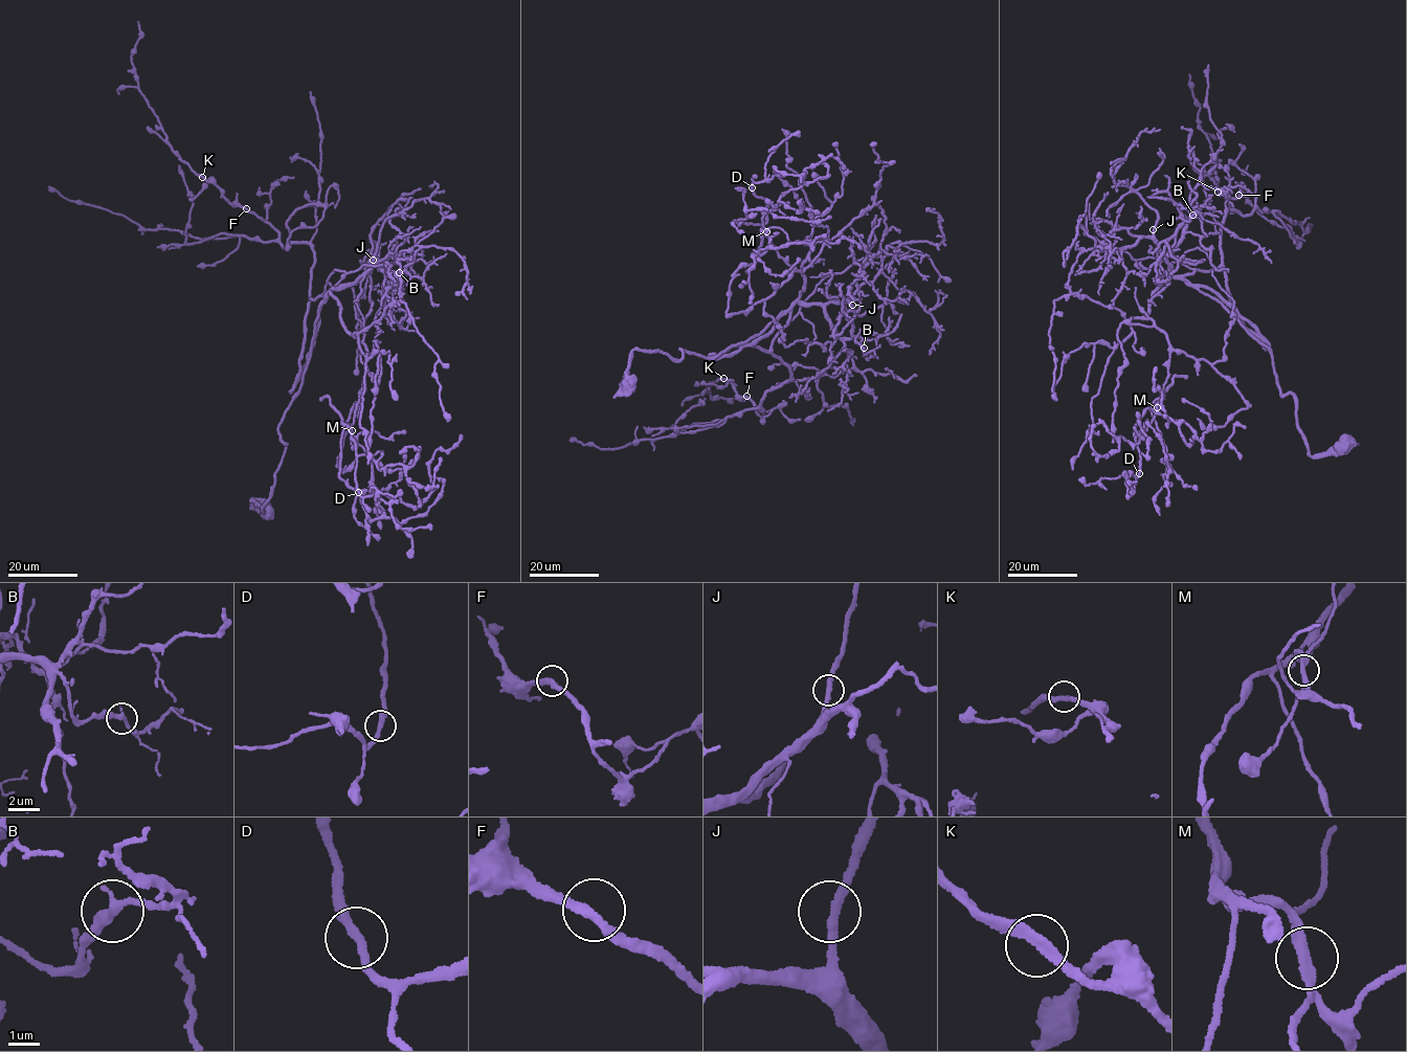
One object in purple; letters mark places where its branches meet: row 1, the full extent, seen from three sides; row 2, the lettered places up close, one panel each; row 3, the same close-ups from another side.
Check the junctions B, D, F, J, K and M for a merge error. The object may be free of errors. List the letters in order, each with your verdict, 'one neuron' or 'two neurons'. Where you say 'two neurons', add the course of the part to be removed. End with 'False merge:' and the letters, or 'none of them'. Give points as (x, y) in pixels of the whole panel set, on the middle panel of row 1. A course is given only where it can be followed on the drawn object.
B: one neuron
D: one neuron
F: one neuron
J: one neuron
K: one neuron
M: two neurons; foreign part runs (766, 231), (761, 224), (736, 221), (749, 217), (744, 208), (765, 207), (780, 218), (818, 223), (829, 218)
False merge: M

